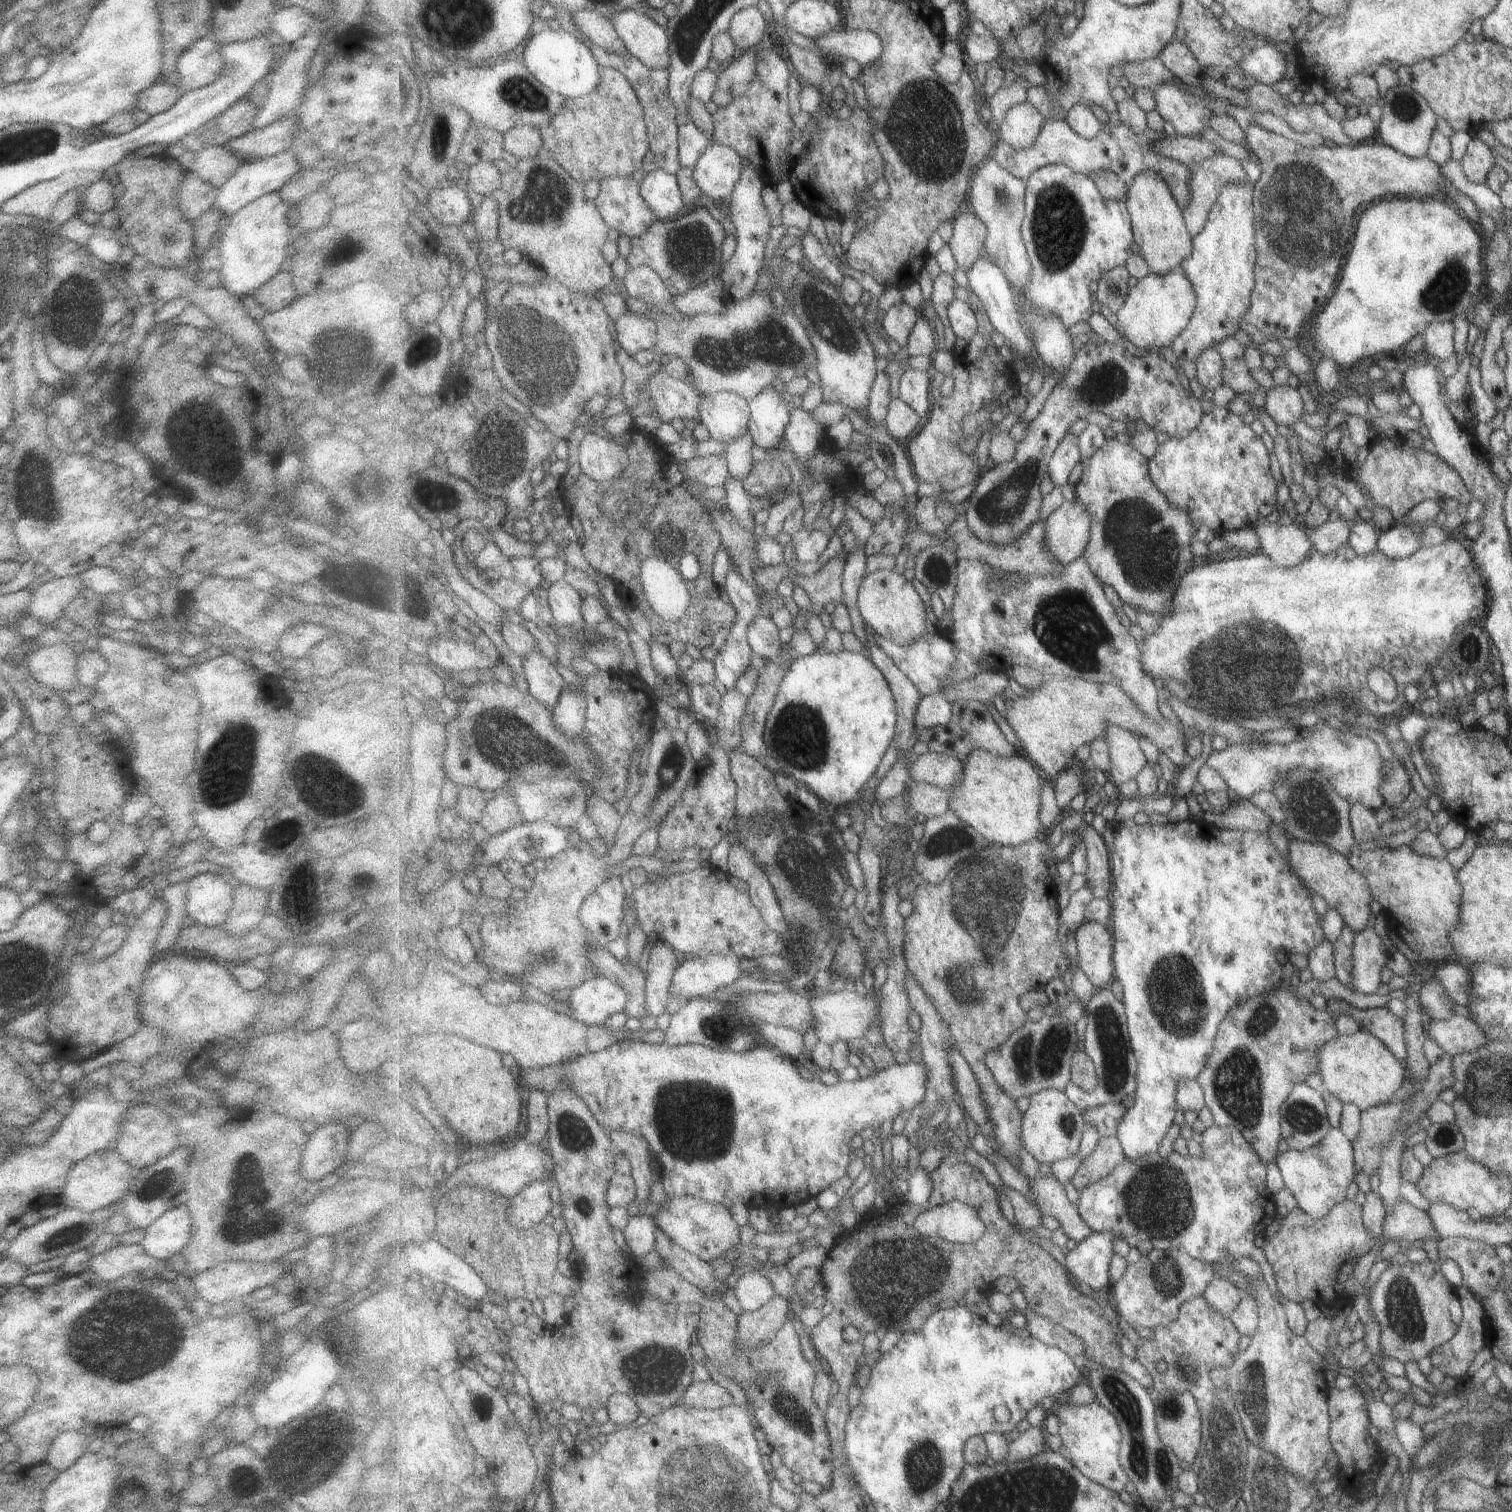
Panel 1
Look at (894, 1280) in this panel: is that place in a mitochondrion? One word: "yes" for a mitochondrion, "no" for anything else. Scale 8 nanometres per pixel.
yes

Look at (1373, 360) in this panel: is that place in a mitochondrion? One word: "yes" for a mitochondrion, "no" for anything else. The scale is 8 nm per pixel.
no

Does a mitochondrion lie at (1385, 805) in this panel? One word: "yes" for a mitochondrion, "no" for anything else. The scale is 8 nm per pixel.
no

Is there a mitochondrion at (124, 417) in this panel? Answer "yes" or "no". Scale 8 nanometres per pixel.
no

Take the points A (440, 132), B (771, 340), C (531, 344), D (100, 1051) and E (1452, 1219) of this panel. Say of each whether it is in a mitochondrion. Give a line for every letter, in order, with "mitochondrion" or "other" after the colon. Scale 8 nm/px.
A: mitochondrion
B: mitochondrion
C: mitochondrion
D: other
E: other

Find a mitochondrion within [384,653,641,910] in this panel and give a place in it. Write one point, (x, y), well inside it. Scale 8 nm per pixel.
(509, 738)

